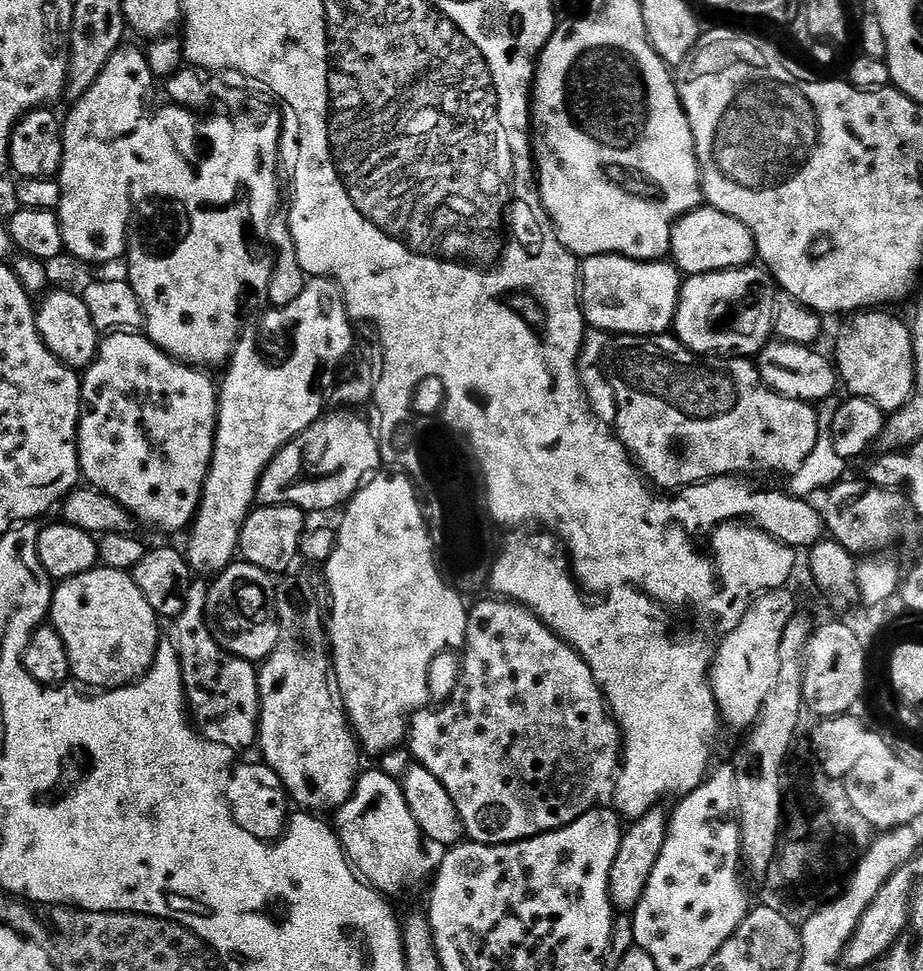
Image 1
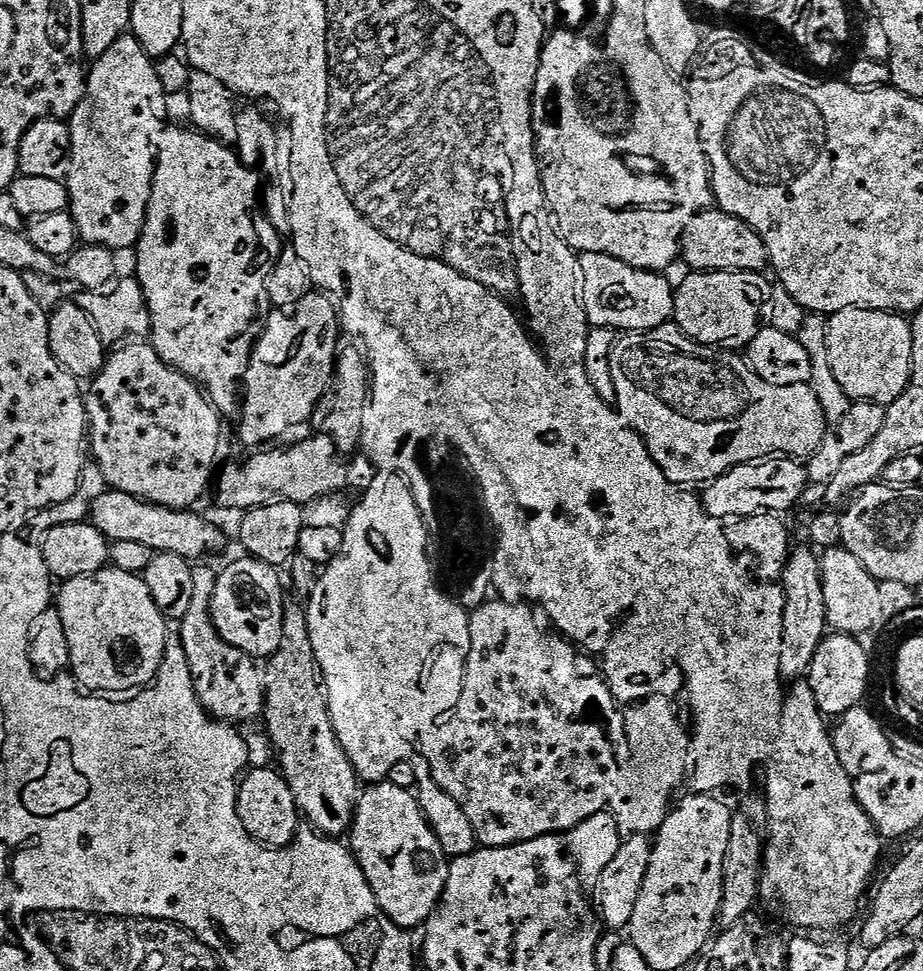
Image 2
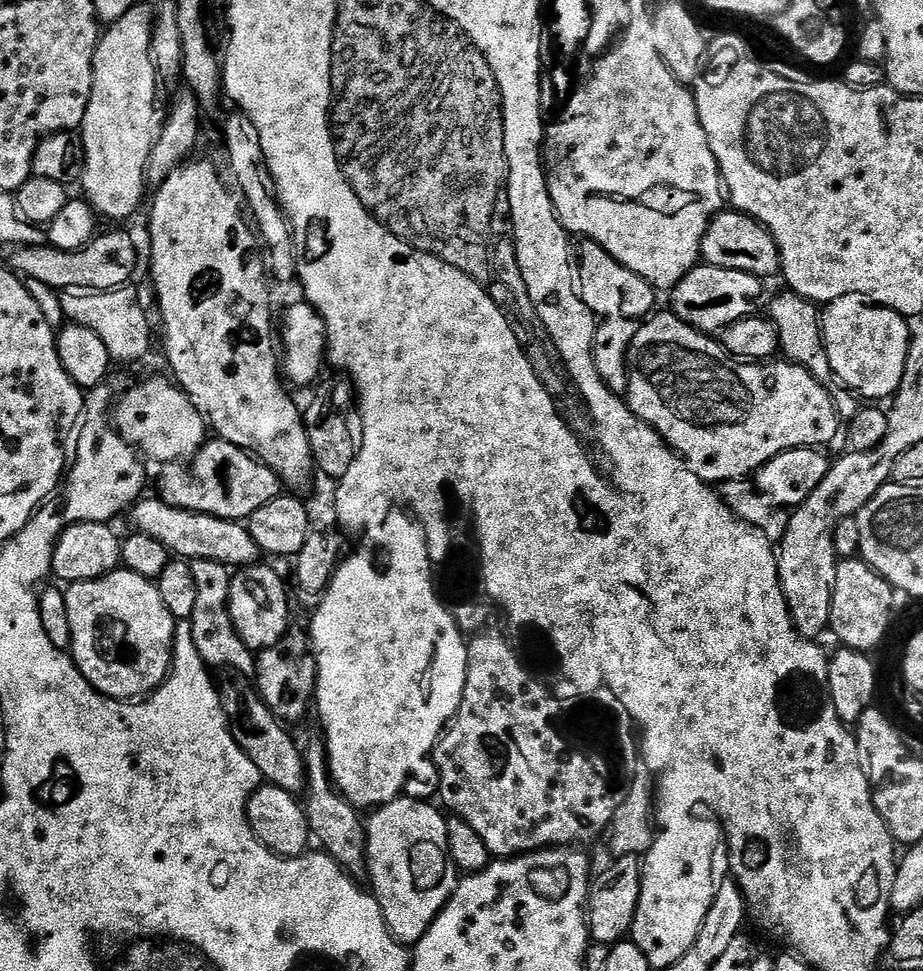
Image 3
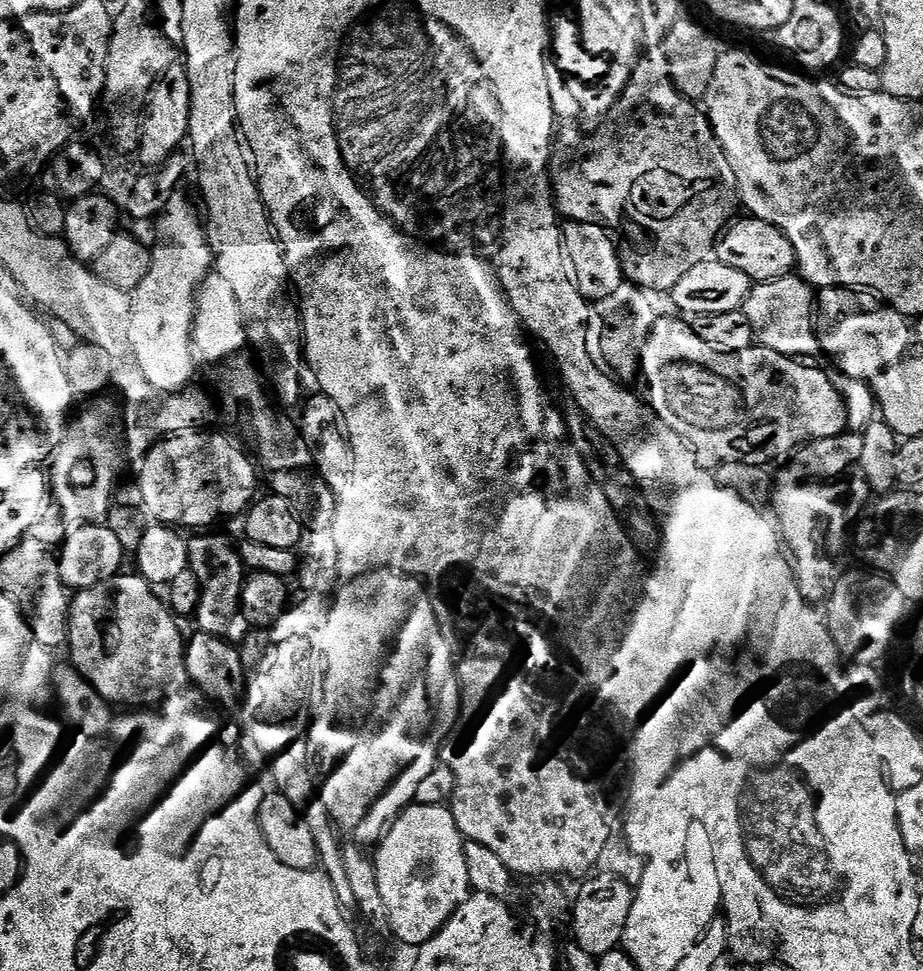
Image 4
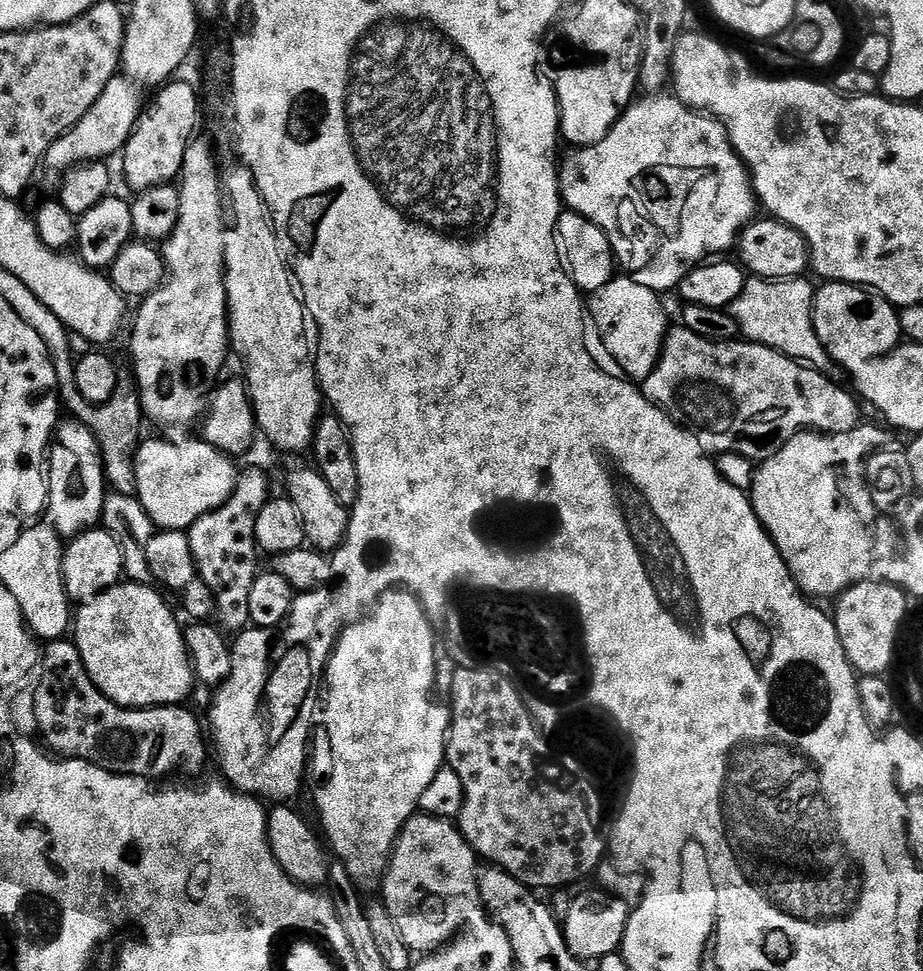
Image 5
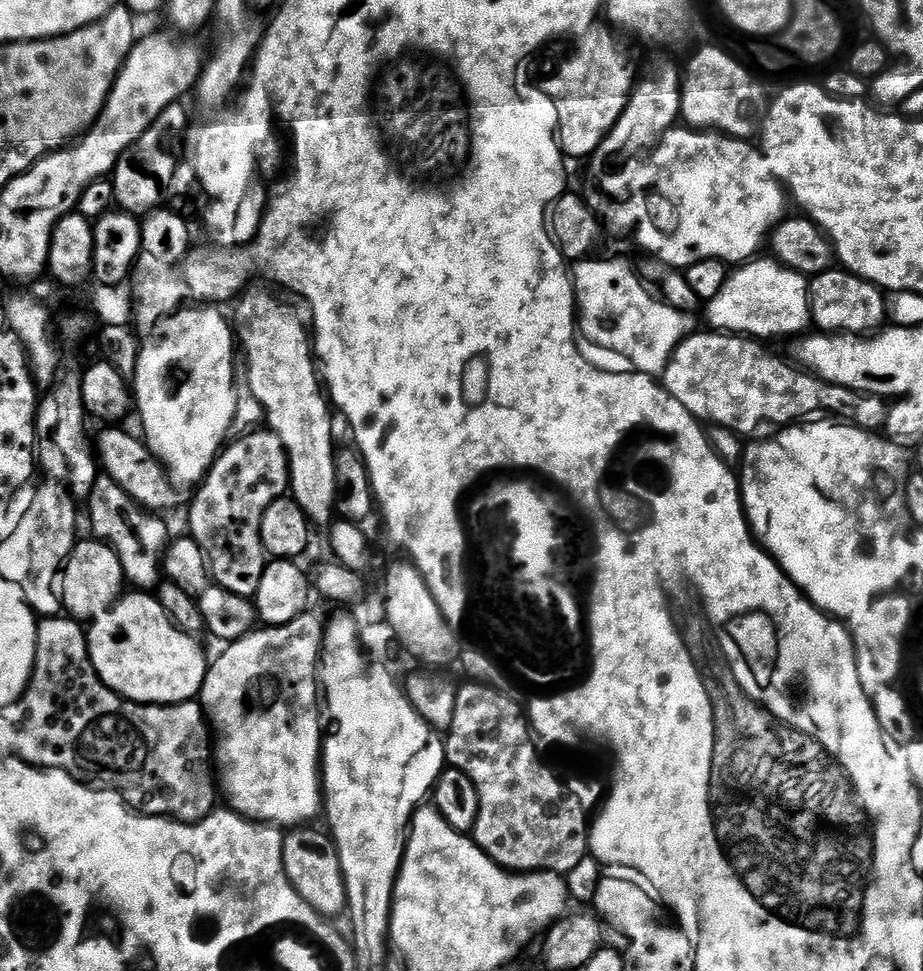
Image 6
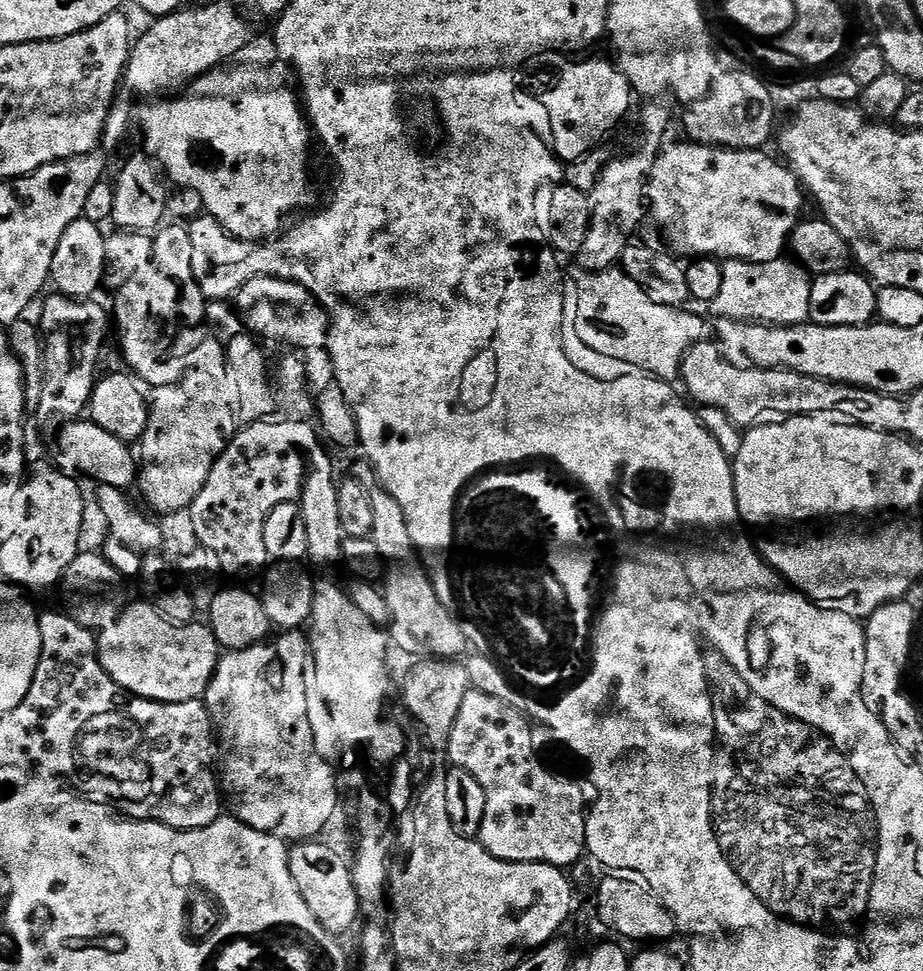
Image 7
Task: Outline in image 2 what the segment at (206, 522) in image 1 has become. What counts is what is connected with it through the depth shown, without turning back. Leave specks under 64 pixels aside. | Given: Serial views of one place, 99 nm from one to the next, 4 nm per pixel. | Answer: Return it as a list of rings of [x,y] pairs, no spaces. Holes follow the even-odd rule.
[[[309,294],[291,308],[273,313],[273,316],[271,313],[267,317],[259,333],[248,363],[248,373],[242,381],[242,407],[238,412],[238,421],[240,420],[240,440],[244,444],[264,444],[299,424],[307,425],[312,419],[312,411],[328,389],[328,383],[332,381],[336,366],[336,339],[342,336],[342,329],[338,323],[337,305],[327,295]]]

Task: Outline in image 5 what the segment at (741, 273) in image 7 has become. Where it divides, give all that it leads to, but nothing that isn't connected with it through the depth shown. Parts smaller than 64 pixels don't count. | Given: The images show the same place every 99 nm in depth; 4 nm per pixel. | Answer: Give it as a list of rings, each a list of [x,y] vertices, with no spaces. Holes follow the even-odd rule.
[[[804,278],[795,280],[745,279],[742,294],[738,294],[738,298],[730,306],[730,313],[736,320],[739,335],[743,339],[778,350],[785,356],[800,361],[801,364],[807,364],[818,372],[828,374],[831,373],[831,368],[834,368],[834,361],[816,337],[812,321],[814,288],[806,281],[807,279]]]

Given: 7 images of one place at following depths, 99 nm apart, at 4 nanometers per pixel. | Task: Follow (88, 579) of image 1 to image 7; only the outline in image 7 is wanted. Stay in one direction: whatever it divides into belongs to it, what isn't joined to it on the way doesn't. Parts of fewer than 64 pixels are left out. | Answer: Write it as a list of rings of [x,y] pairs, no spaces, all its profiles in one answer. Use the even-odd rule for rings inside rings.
[[[129,603],[120,613],[120,617],[107,624],[99,633],[98,647],[100,661],[105,670],[118,682],[125,692],[140,696],[143,700],[156,700],[160,704],[175,704],[179,706],[187,700],[198,700],[208,690],[208,684],[216,672],[216,665],[222,655],[222,649],[216,642],[216,635],[211,627],[200,622],[193,622],[183,626],[164,619],[151,604]]]

